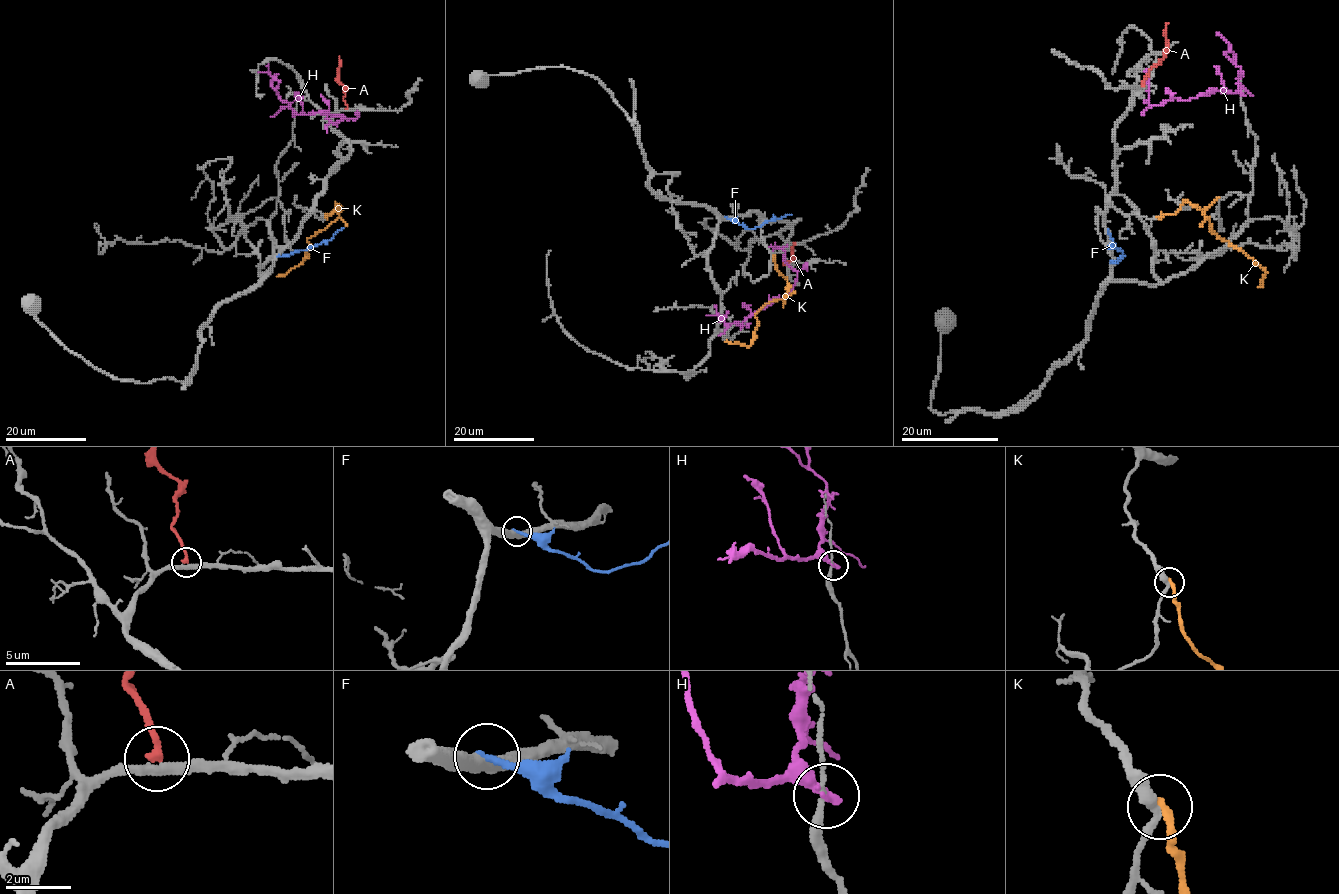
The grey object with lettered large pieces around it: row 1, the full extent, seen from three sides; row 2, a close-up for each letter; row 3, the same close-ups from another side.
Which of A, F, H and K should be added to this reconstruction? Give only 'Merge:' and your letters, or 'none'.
Merge: none

